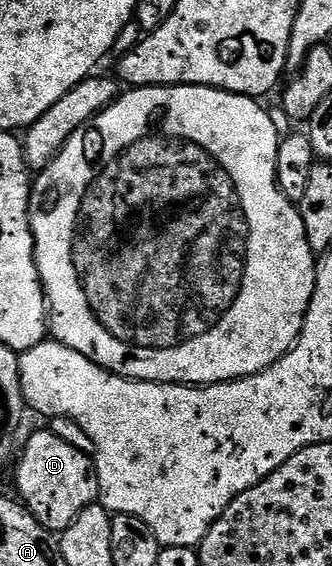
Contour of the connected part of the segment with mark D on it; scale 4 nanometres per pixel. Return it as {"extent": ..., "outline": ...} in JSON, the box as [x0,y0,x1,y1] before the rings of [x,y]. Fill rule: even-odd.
{"extent":[16,428,98,532],"outline":[[[49,428],[37,430],[27,438],[24,439],[21,460],[17,464],[16,493],[26,508],[37,517],[39,524],[54,532],[66,530],[79,516],[79,512],[83,512],[83,508],[98,501],[94,459],[79,448],[71,448],[67,440],[59,440],[59,436],[55,436]]]}

